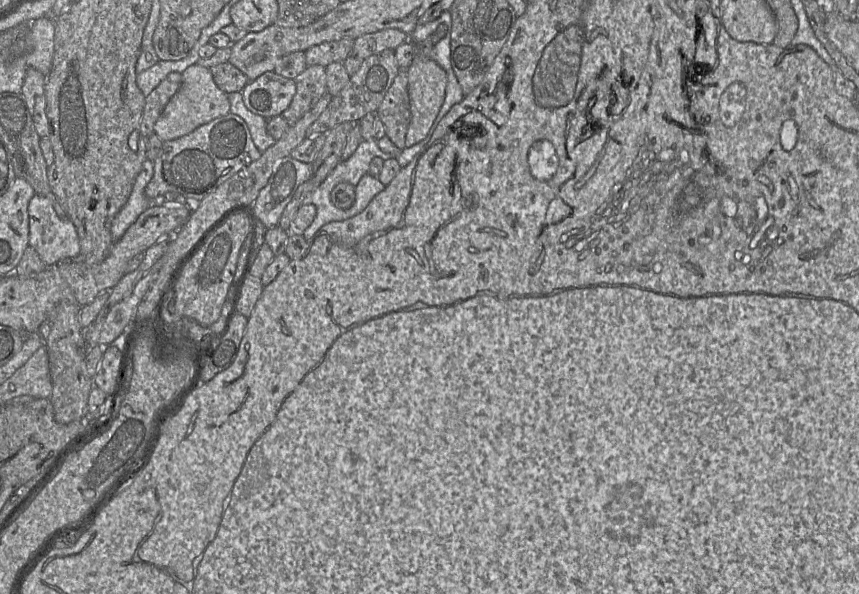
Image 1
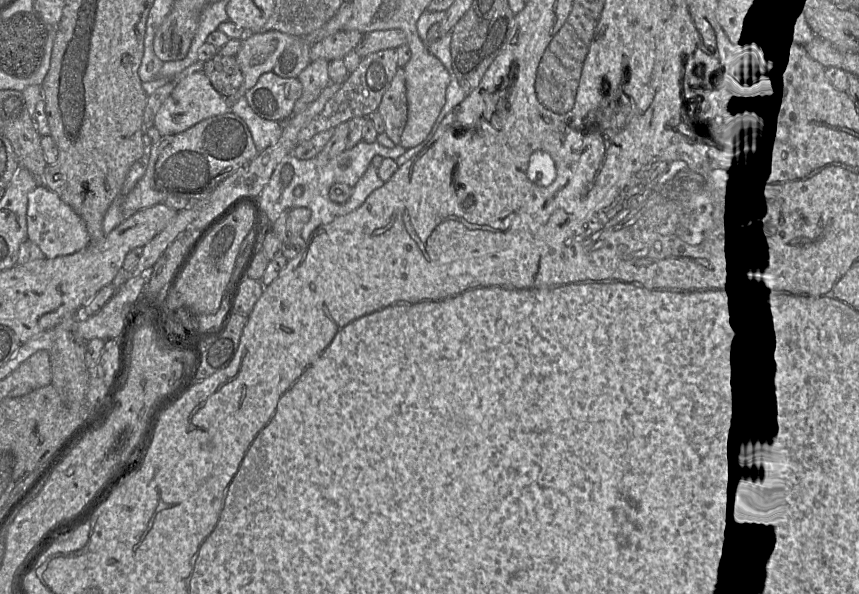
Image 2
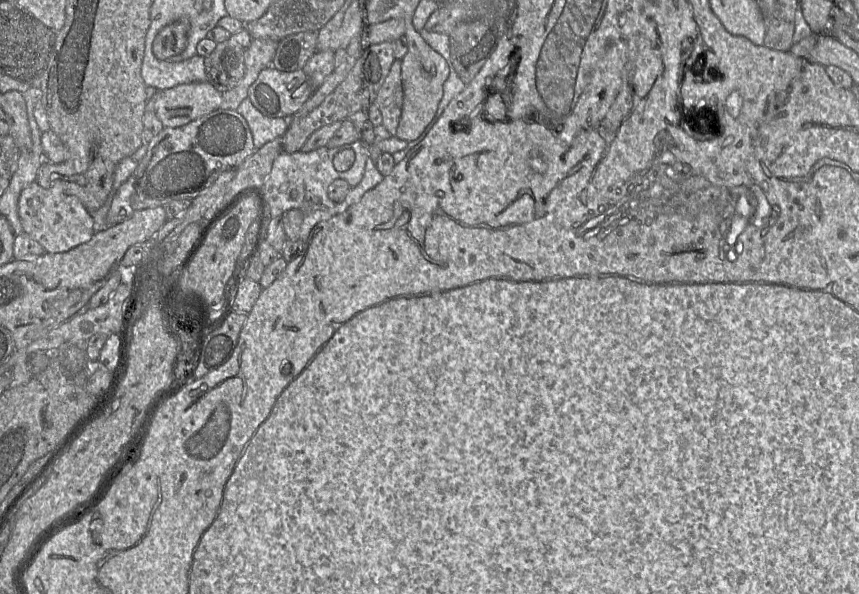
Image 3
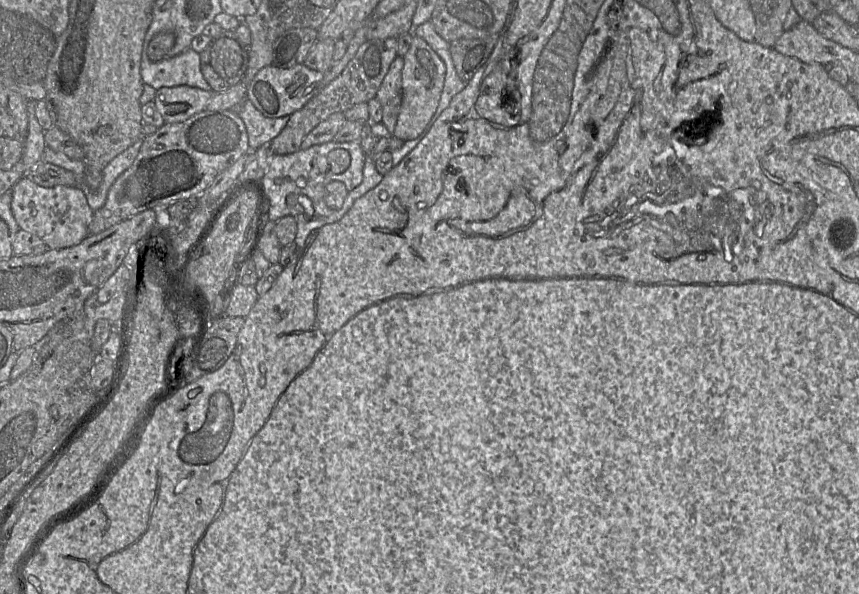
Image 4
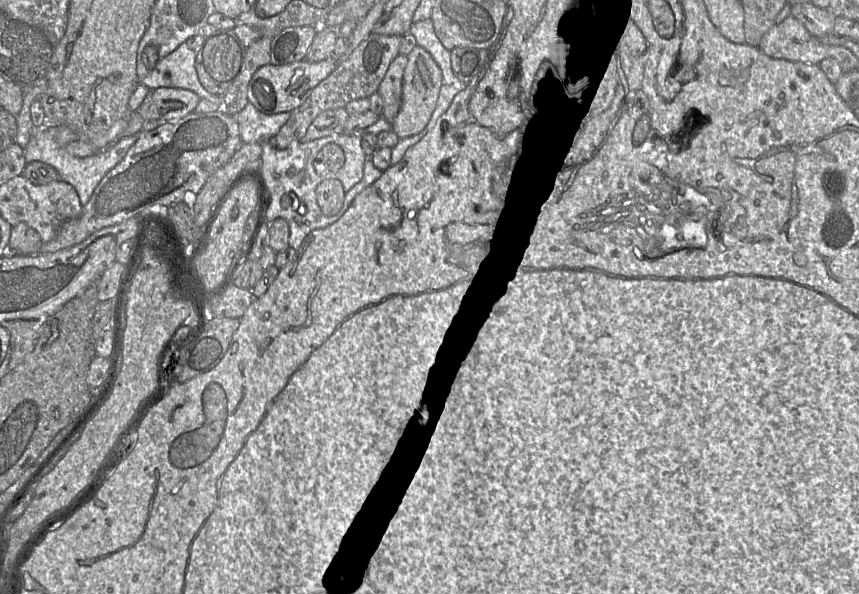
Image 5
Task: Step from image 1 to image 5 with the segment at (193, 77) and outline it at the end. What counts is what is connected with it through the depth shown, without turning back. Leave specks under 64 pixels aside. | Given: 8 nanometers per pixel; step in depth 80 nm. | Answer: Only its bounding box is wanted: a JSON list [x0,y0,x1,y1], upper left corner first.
[151,87,201,122]

